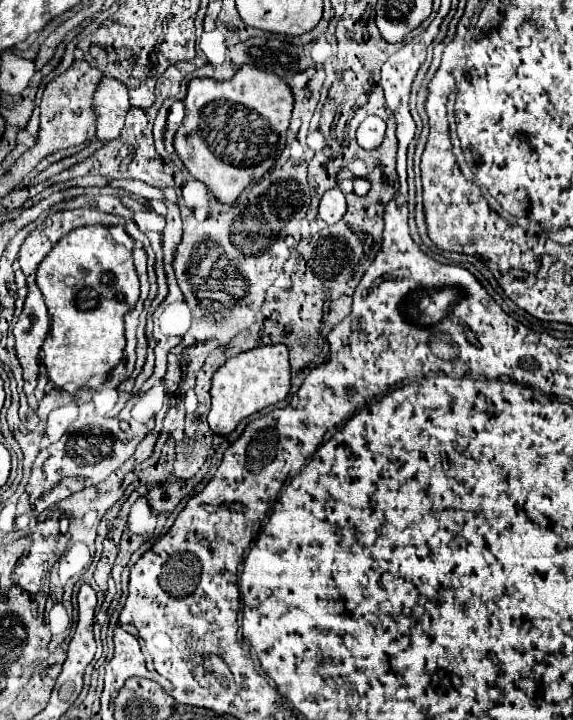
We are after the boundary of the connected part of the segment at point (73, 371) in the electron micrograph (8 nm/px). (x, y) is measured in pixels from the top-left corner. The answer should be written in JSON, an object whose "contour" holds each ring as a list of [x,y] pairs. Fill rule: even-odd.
{"contour":[[[80,227],[62,237],[56,247],[44,257],[38,267],[36,283],[46,299],[50,315],[50,333],[42,345],[42,363],[46,365],[48,379],[56,387],[64,387],[66,383],[76,383],[78,387],[84,387],[94,375],[108,375],[124,357],[124,315],[134,309],[140,297],[140,281],[134,269],[132,253],[112,239],[108,227]]]}

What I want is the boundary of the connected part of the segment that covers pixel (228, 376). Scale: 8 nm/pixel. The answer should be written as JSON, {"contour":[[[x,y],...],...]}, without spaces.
{"contour":[[[284,343],[256,347],[230,357],[212,377],[212,409],[208,413],[212,433],[230,435],[242,419],[284,401],[290,393],[290,387],[288,347]]]}

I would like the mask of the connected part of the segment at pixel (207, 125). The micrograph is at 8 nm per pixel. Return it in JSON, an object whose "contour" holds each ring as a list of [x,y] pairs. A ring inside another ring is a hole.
{"contour":[[[244,65],[228,81],[192,79],[184,105],[186,115],[174,137],[176,153],[190,175],[206,183],[216,199],[234,203],[280,157],[294,109],[294,95],[286,81],[274,73]]]}

